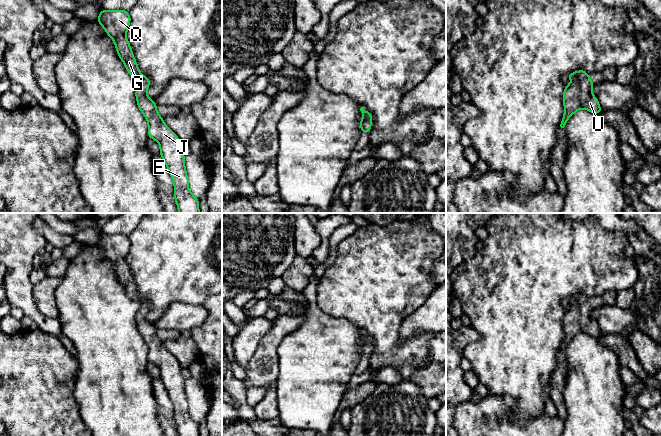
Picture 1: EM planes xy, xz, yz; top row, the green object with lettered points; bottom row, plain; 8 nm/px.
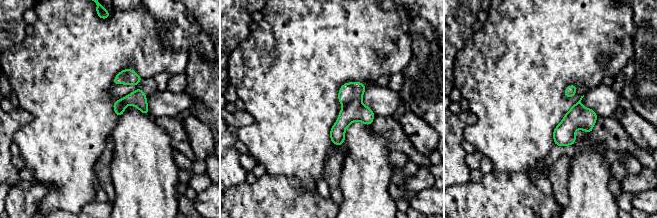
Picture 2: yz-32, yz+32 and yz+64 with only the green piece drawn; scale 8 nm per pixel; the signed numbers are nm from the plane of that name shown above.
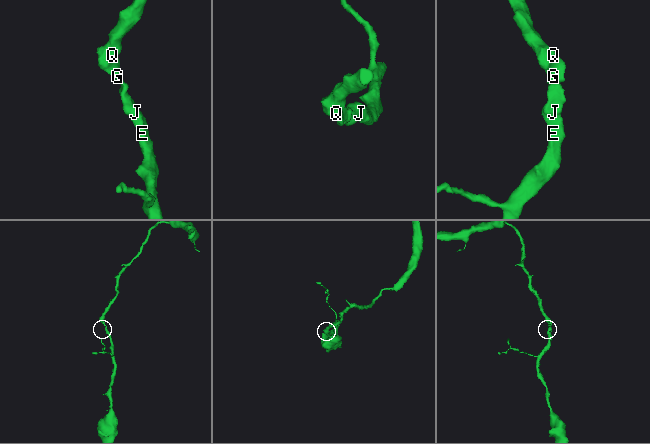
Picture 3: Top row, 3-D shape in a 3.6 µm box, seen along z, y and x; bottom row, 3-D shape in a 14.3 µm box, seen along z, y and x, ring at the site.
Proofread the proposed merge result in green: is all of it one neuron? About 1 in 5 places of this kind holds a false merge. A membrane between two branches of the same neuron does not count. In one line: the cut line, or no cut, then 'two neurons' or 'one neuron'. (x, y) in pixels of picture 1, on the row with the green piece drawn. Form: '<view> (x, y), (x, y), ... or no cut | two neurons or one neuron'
no cut | one neuron

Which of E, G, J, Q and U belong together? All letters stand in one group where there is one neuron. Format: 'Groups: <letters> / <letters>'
Groups: E G J Q U

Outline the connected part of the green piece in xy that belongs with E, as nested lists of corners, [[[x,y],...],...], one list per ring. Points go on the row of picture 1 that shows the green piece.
[[[103,9],[98,23],[113,39],[119,58],[125,64],[127,72],[140,79],[135,96],[137,105],[148,122],[148,136],[160,145],[160,155],[163,158],[170,176],[174,182],[174,199],[179,213],[200,213],[199,200],[189,190],[189,180],[185,169],[185,155],[181,149],[178,136],[166,126],[163,118],[157,112],[157,104],[147,96],[150,85],[148,77],[141,74],[134,58],[126,33],[131,22],[129,11]]]

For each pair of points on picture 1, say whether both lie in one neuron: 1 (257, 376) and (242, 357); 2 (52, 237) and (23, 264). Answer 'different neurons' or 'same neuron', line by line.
1: different neurons
2: different neurons

